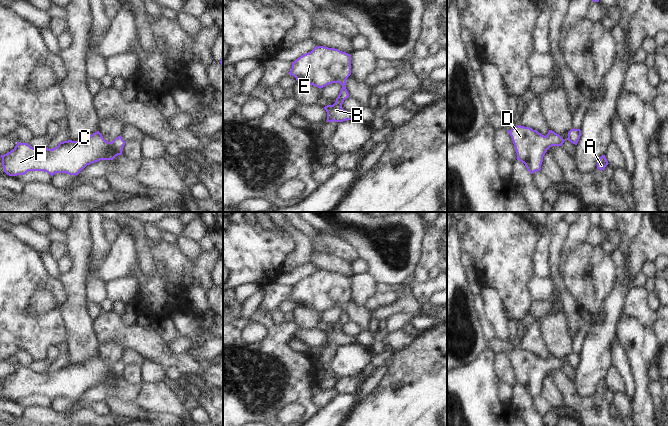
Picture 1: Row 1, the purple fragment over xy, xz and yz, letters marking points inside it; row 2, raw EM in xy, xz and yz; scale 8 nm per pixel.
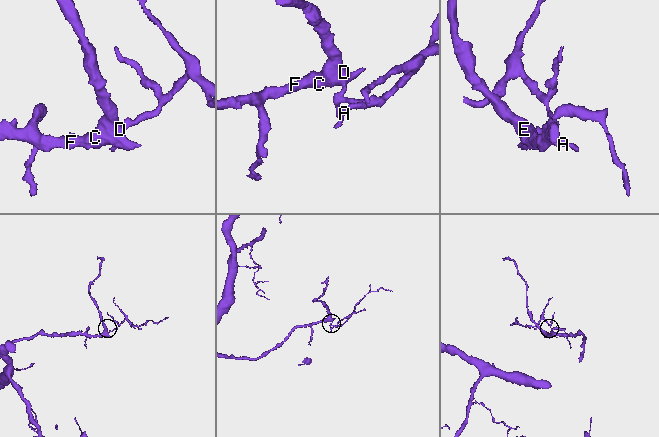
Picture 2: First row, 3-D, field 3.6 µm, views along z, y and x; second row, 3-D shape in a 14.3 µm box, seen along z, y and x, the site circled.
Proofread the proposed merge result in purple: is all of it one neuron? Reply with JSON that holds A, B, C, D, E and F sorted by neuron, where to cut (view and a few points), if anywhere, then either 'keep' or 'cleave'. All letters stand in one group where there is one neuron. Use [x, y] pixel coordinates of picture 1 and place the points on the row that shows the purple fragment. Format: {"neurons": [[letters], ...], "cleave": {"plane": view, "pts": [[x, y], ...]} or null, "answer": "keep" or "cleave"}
{"neurons": [["A", "B", "C", "D", "E", "F"]], "cleave": null, "answer": "keep"}

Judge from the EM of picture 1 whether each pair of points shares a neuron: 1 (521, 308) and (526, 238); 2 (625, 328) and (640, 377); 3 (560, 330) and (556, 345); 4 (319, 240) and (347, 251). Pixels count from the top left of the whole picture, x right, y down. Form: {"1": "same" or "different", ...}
{"1": "same", "2": "same", "3": "same", "4": "same"}

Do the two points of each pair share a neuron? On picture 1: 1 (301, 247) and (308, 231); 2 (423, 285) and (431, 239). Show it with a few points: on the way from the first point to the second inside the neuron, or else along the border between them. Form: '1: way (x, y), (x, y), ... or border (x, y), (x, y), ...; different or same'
1: border (290, 224), (311, 239); different
2: way (431, 274), (431, 250); same

